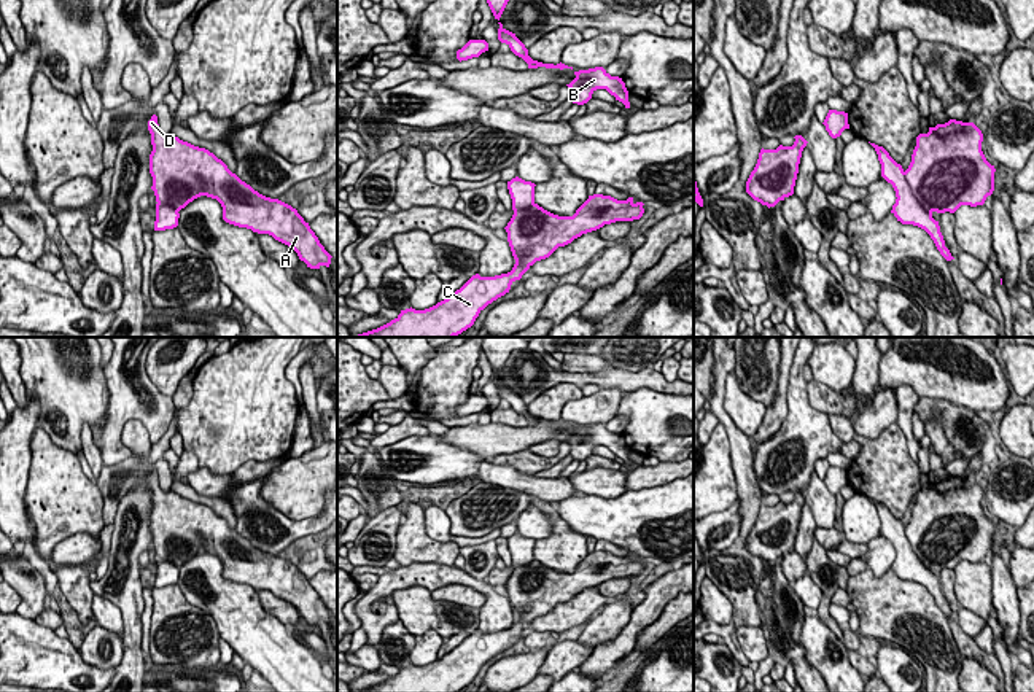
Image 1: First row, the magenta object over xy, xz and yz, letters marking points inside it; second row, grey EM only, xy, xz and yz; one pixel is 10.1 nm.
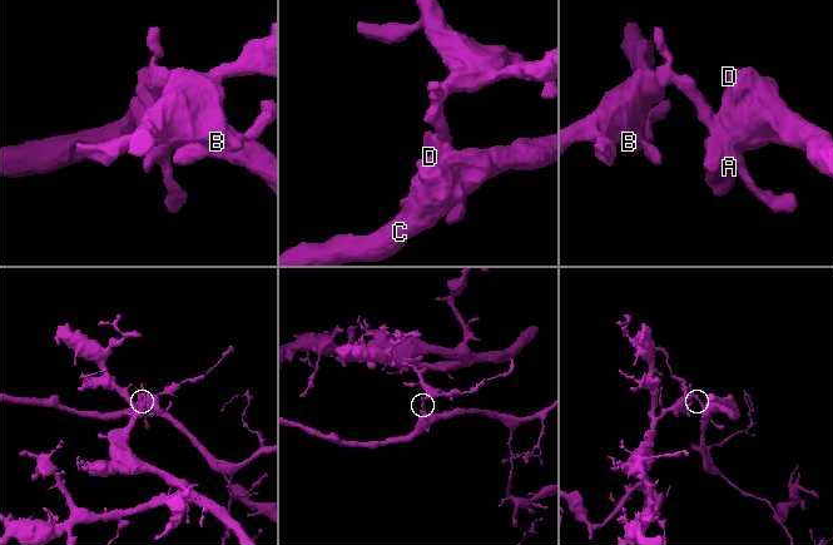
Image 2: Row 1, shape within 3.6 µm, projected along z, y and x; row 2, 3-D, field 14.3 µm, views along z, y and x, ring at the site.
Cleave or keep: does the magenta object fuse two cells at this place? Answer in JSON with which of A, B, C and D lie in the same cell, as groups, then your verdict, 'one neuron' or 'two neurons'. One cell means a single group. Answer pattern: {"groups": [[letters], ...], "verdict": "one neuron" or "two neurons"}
{"groups": [["A", "C", "D"], ["B"]], "verdict": "two neurons"}

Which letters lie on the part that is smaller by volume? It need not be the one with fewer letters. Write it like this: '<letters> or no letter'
A, C, D

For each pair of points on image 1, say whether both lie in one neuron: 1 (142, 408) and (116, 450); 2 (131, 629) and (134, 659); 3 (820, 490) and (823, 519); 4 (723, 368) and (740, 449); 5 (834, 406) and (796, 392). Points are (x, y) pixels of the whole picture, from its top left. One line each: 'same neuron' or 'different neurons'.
1: same neuron
2: same neuron
3: same neuron
4: same neuron
5: different neurons

